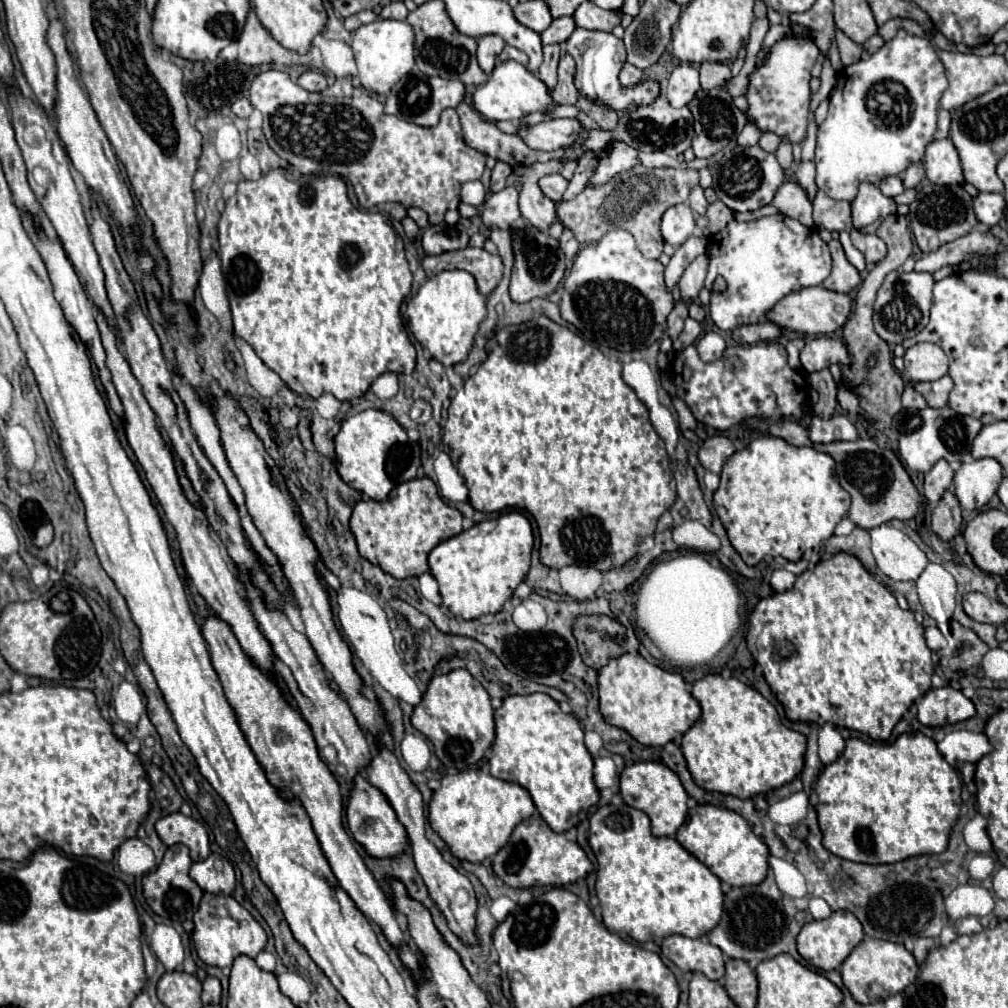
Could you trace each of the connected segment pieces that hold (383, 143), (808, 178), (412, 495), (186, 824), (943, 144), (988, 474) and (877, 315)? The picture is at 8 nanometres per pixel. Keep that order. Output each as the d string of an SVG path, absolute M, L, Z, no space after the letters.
M279 70L261 72L253 80L249 92L253 108L257 108L265 118L263 134L273 152L277 152L279 158L287 160L301 174L339 174L347 178L363 208L383 202L399 202L405 208L419 206L429 214L431 224L441 224L445 210L455 210L459 206L461 186L469 180L479 180L485 170L487 156L465 144L459 116L453 108L443 110L437 126L423 128L385 114L383 104L371 98L363 88L351 86L349 78L335 80L335 84L329 84L323 92L307 92Z
M801 162L795 170L797 174L797 182L803 186L803 190L807 192L809 200L815 198L817 194L817 184L815 184L815 162Z
M415 478L395 486L387 500L361 500L351 514L351 532L357 540L359 554L379 566L393 578L419 576L429 572L427 556L443 540L461 532L461 512L445 504L431 478Z
M181 812L169 814L161 820L157 820L155 830L163 844L173 846L173 844L185 844L191 852L193 862L205 860L211 850L209 850L209 834L207 830L193 818L183 816Z
M949 138L933 140L925 152L925 172L929 182L939 186L951 186L963 182L957 150Z
M981 458L963 464L955 478L955 496L965 510L983 510L1003 478L1003 468L995 458Z
M895 270L887 274L883 286L877 292L877 300L873 306L873 324L875 332L889 342L891 346L901 344L905 338L917 336L929 322L931 308L931 290L933 290L933 274L929 272L903 272Z

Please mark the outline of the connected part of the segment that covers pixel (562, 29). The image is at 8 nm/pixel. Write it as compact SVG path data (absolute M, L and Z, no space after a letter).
M561 16L555 18L547 30L541 32L543 44L563 44L567 40L567 36L571 36L571 32L575 30L575 22L571 16Z

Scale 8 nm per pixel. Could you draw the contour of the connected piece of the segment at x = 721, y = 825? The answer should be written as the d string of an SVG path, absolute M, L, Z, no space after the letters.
M699 804L689 810L687 822L677 830L675 840L687 848L697 860L707 864L711 872L727 882L729 886L749 886L749 884L761 884L767 876L767 856L769 848L767 844L753 834L749 822L739 816L737 812L731 812L727 808L711 806L711 804Z

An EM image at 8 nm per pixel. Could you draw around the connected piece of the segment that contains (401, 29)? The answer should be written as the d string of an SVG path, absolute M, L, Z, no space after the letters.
M375 20L353 32L351 48L359 68L359 80L365 90L385 96L395 82L409 74L415 66L413 58L413 28L401 20Z

